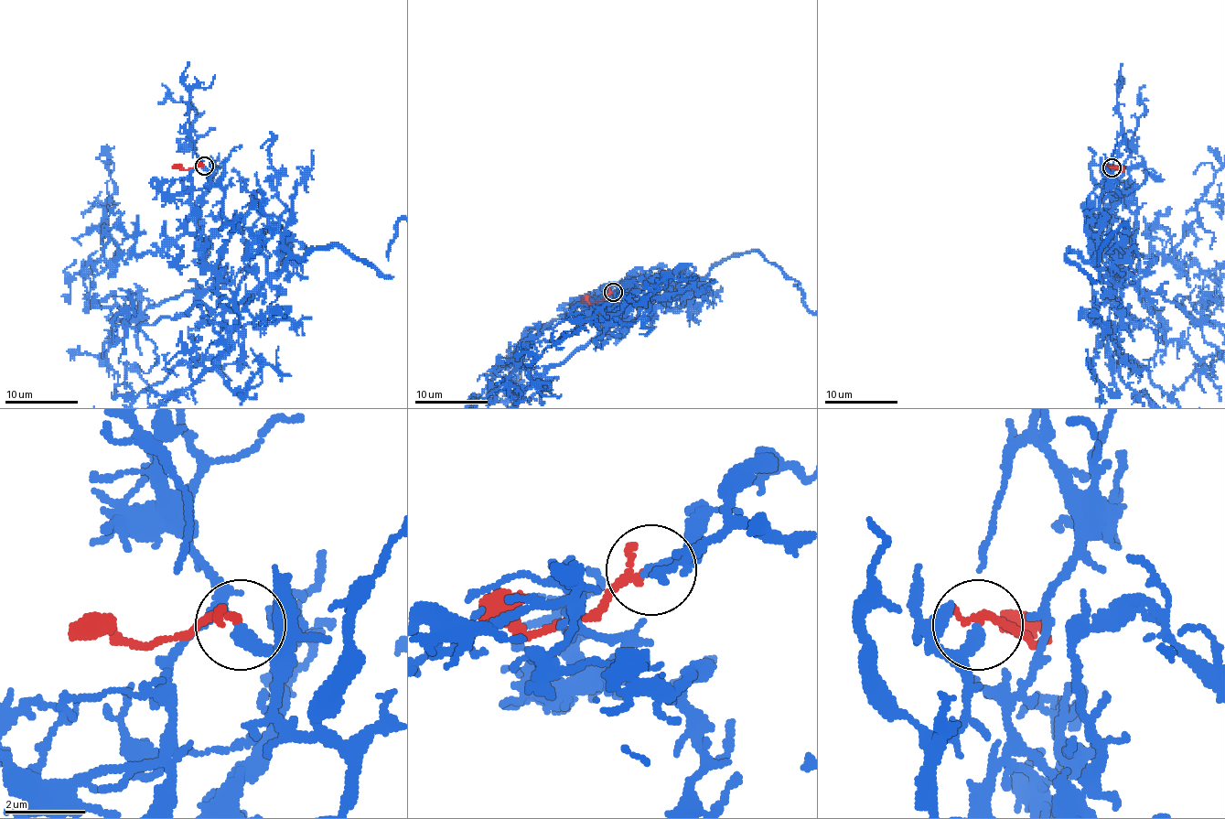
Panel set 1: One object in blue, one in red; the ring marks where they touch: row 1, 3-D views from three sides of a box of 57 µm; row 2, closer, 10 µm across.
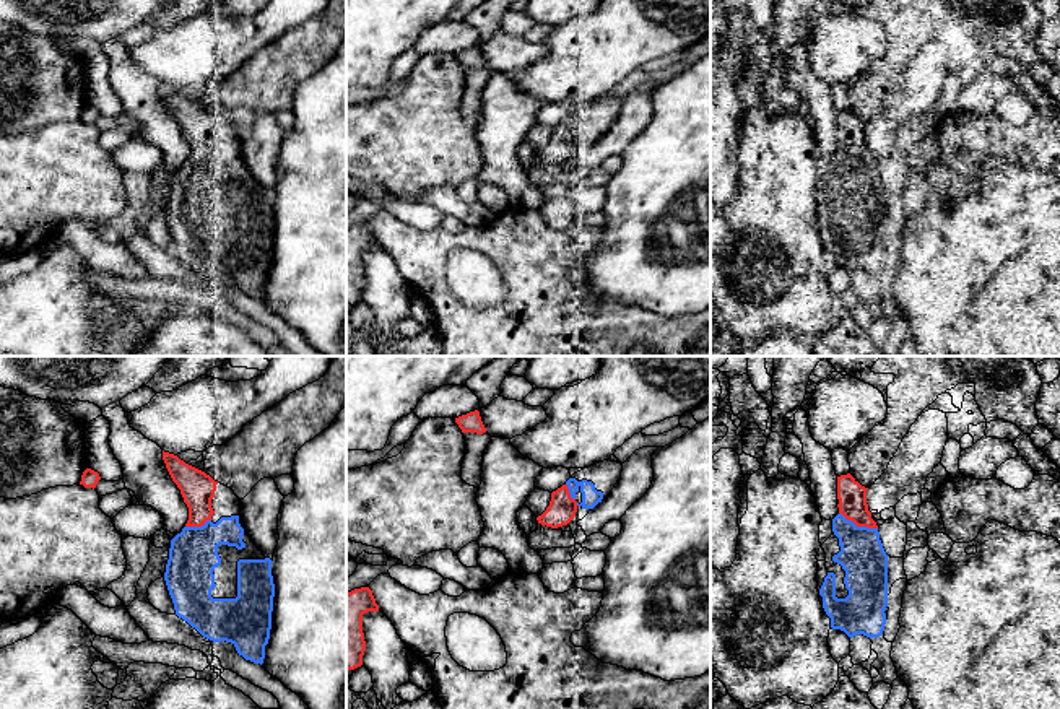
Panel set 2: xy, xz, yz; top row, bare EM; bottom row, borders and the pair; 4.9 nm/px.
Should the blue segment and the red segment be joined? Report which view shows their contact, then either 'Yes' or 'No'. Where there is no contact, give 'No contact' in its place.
Touches blue in yz. Yes

